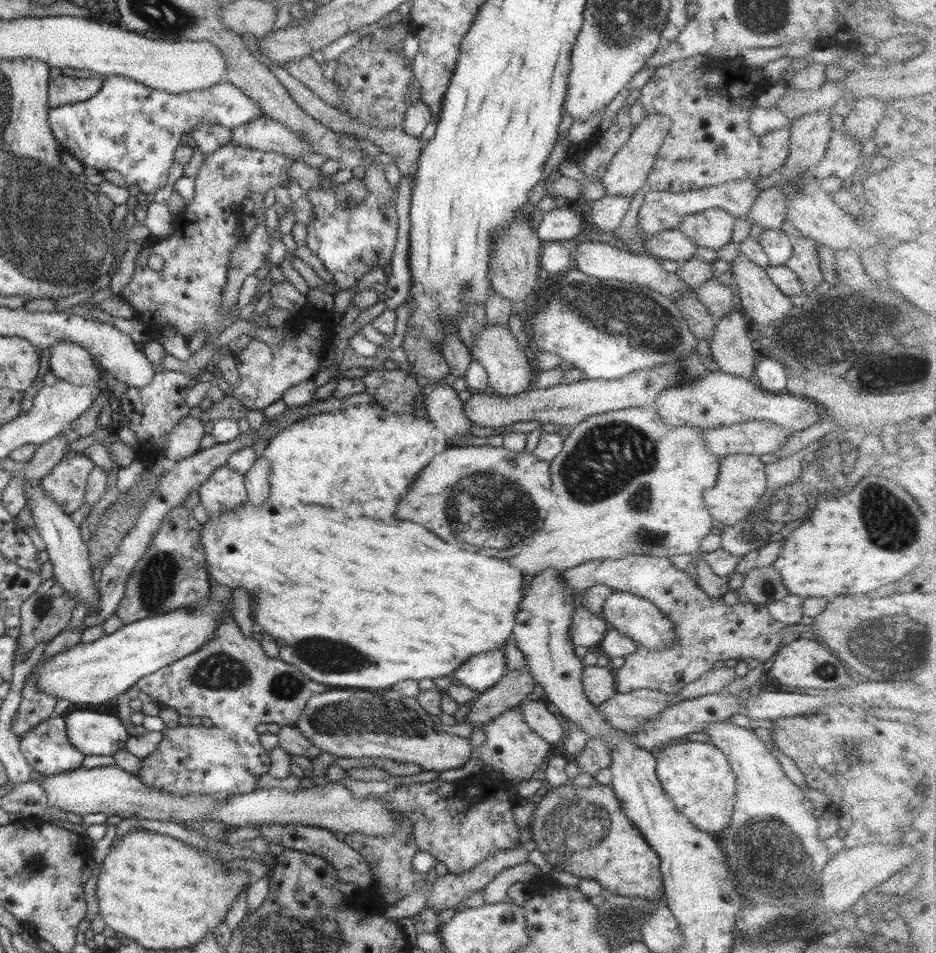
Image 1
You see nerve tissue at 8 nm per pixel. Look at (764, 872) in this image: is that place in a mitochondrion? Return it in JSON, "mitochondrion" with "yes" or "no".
{"mitochondrion":"yes"}

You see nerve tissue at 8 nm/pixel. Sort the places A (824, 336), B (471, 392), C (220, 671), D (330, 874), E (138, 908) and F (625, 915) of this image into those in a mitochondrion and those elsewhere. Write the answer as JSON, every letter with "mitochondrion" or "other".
{"A":"mitochondrion","B":"other","C":"mitochondrion","D":"other","E":"other","F":"mitochondrion"}

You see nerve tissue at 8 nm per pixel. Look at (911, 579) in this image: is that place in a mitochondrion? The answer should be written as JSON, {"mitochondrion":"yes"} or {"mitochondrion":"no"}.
{"mitochondrion":"no"}

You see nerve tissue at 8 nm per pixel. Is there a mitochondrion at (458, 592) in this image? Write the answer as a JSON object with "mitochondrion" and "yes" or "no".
{"mitochondrion":"no"}

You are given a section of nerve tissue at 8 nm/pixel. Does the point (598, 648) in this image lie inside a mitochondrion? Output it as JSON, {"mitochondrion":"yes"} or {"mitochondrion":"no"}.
{"mitochondrion":"no"}

